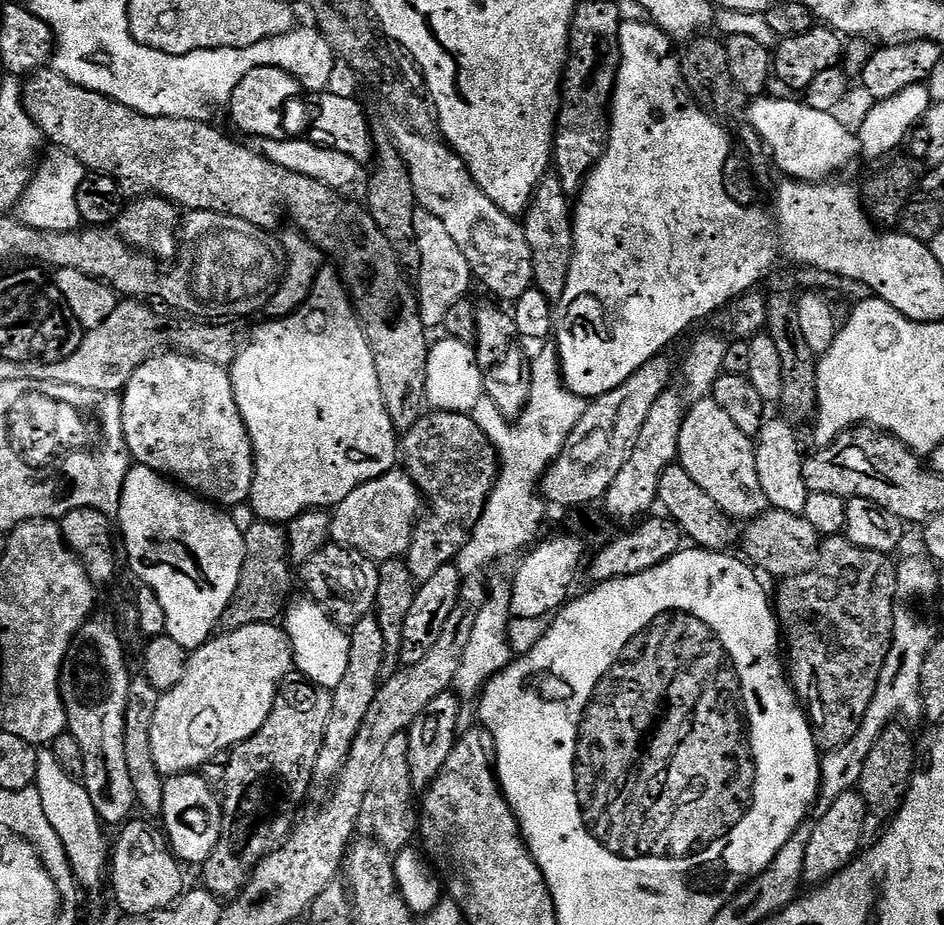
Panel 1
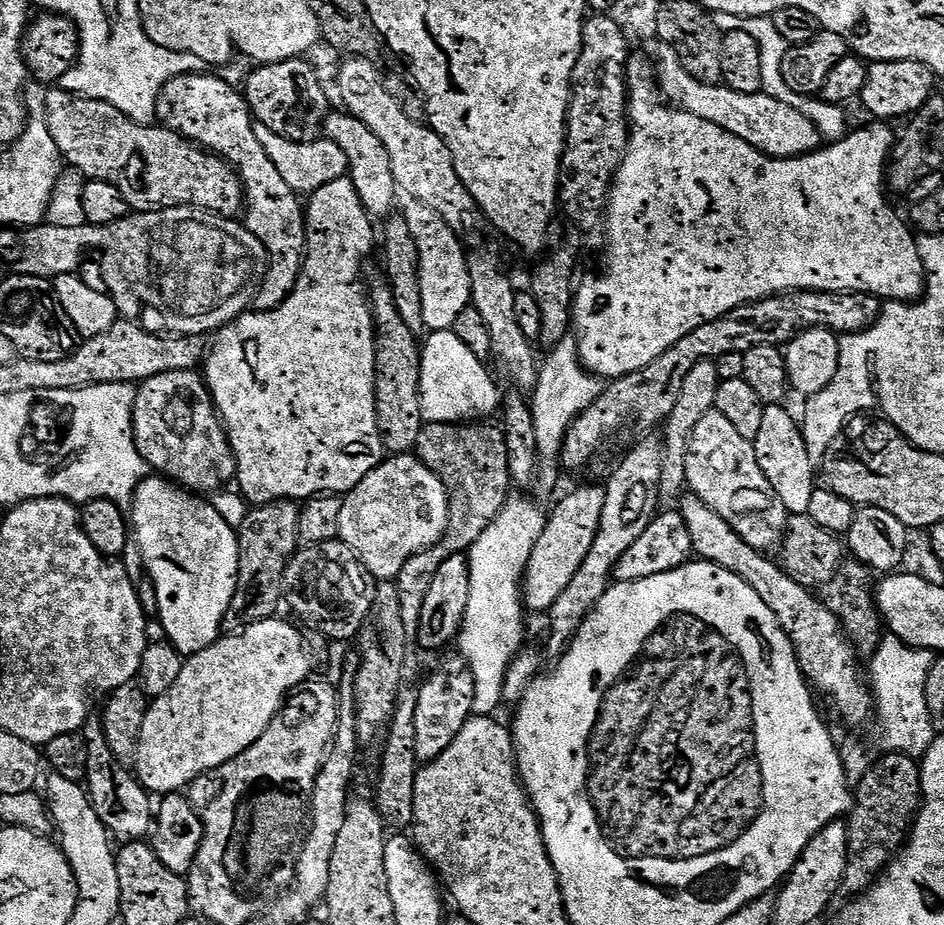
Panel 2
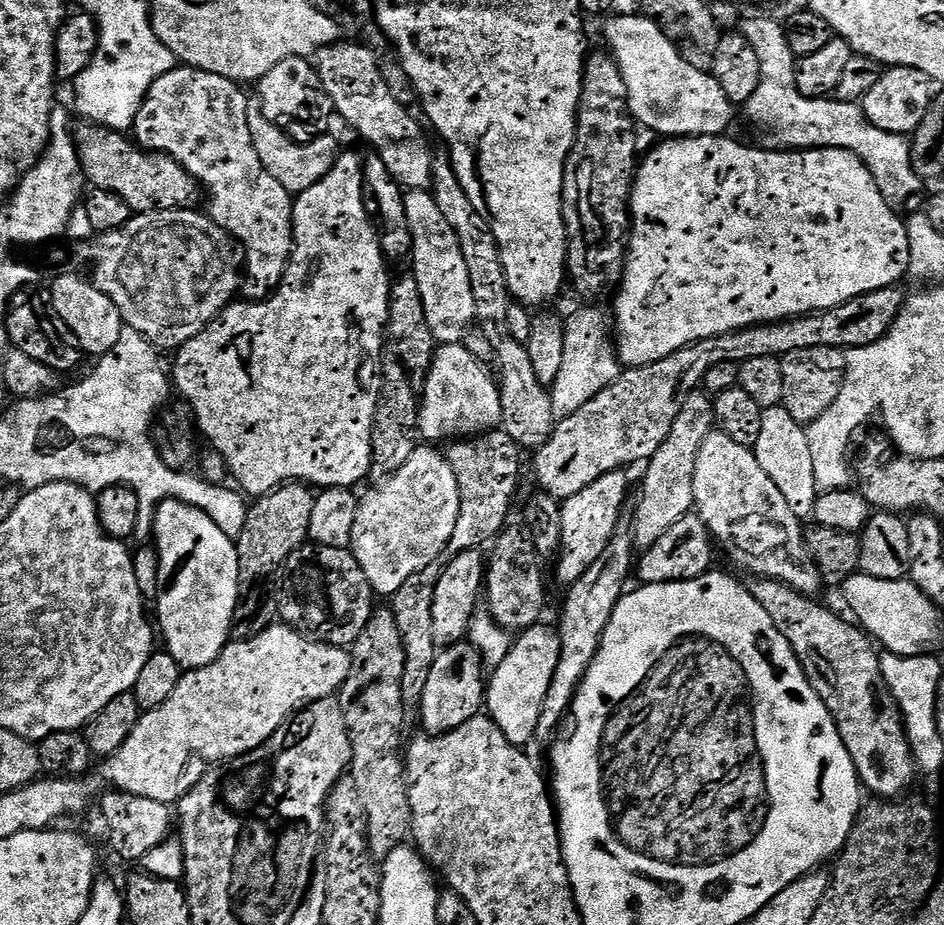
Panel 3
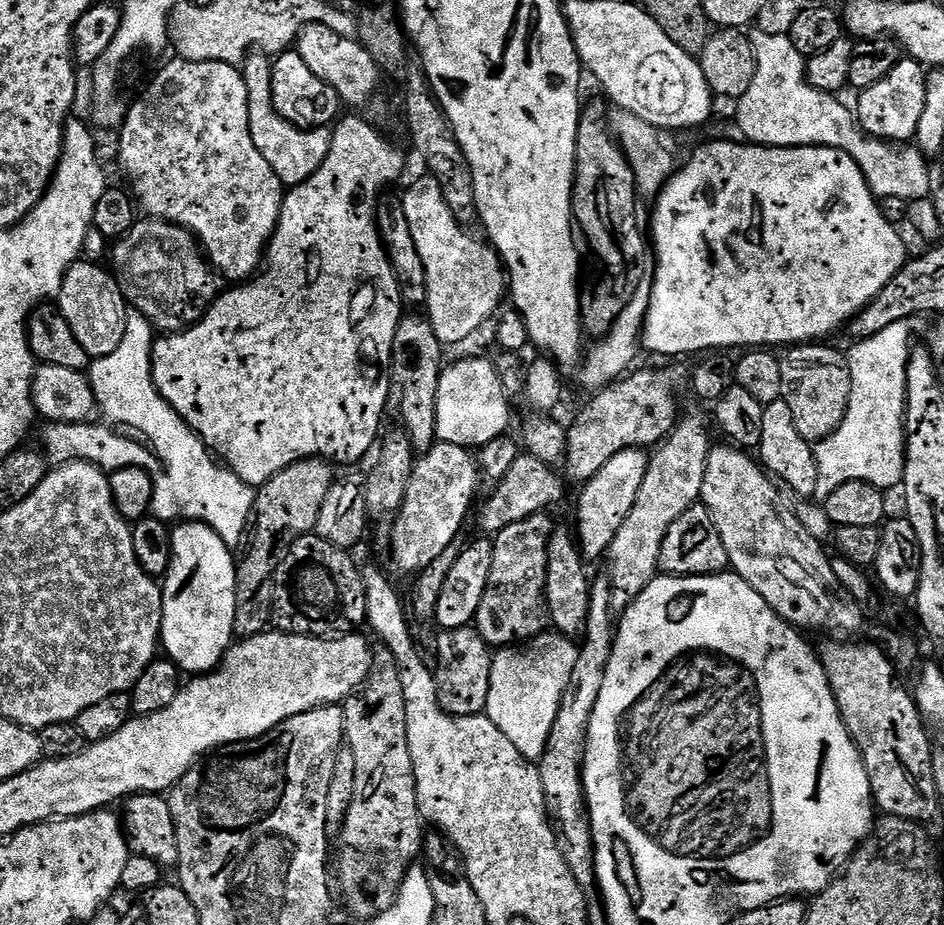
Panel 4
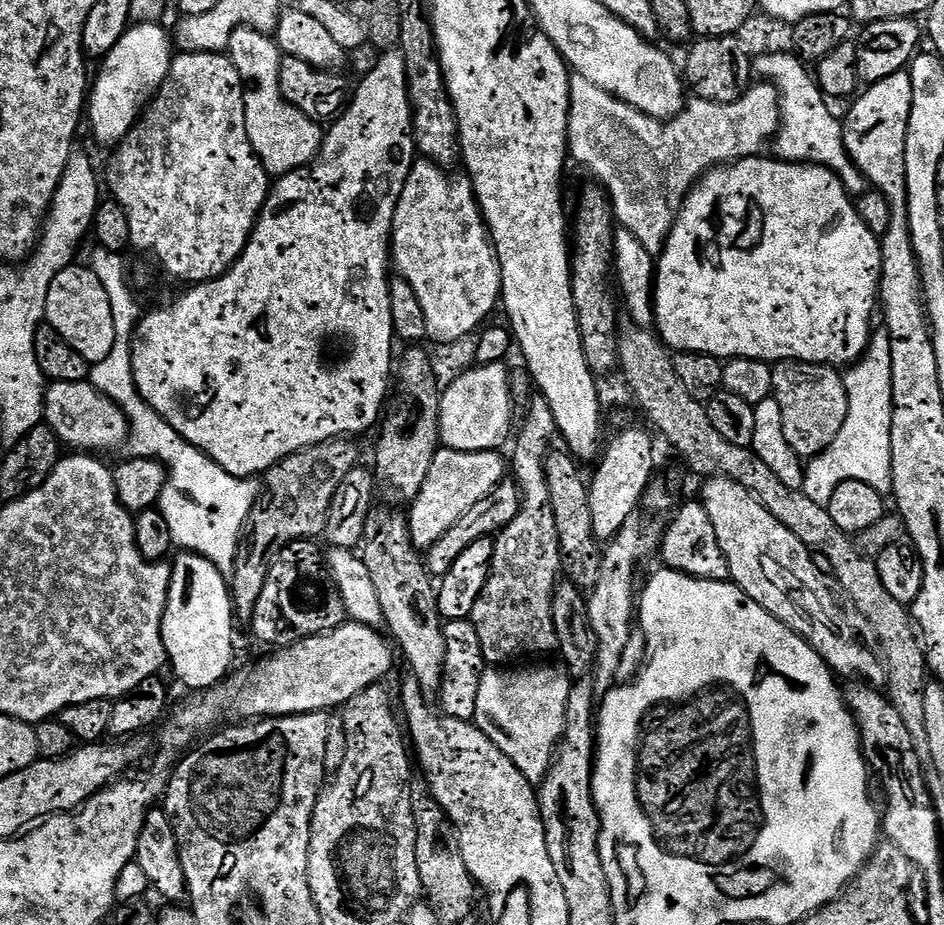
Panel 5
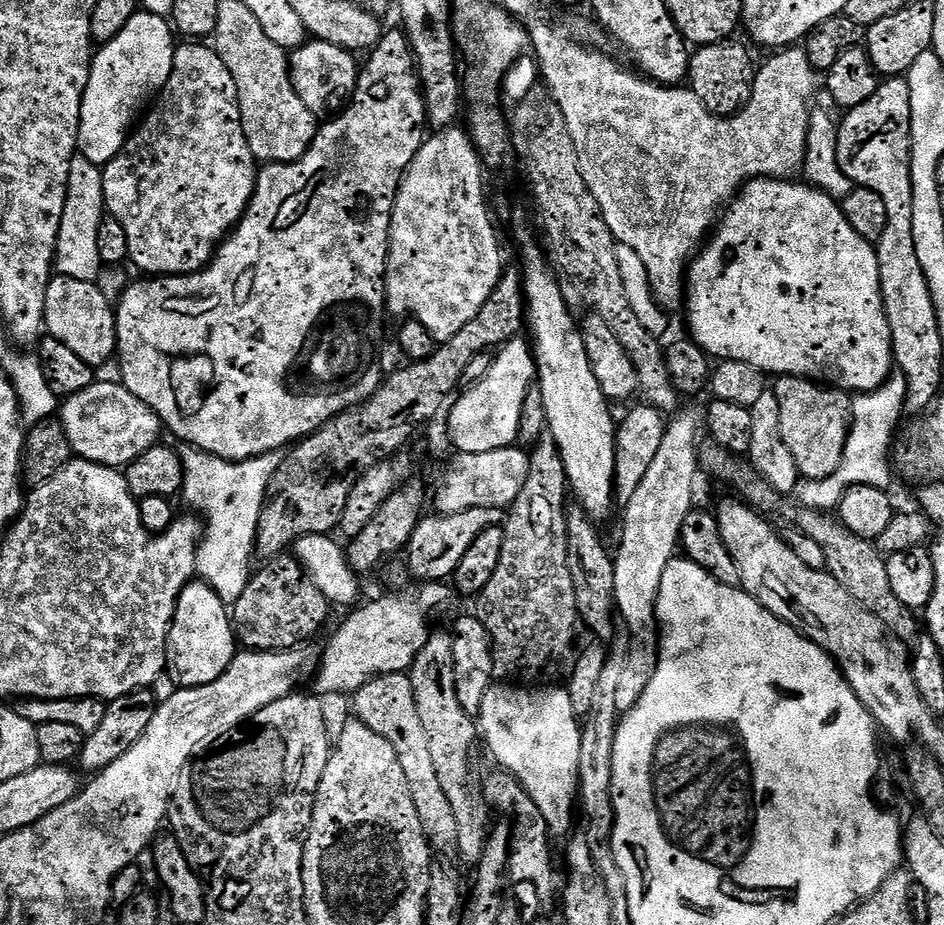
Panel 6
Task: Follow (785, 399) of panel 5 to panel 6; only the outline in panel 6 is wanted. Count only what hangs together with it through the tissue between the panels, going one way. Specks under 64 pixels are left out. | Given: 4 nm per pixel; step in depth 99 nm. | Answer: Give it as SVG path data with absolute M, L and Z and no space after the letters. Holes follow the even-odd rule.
M782 376L775 381L782 442L805 480L824 480L838 470L846 446L852 405L849 393L802 376Z

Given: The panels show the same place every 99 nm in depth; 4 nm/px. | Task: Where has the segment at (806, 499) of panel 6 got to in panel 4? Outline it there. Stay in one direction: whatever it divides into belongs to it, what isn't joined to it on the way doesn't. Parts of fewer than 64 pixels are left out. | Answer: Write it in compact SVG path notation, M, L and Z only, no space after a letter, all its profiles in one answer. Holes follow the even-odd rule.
M909 320L896 322L892 326L888 326L882 330L881 334L876 334L870 339L859 340L853 343L852 348L847 349L845 360L848 364L848 373L850 374L850 398L847 400L846 414L843 416L842 422L836 427L831 435L824 440L820 440L813 452L815 454L815 464L818 470L818 478L815 480L814 498L817 503L822 504L826 498L838 489L841 485L845 485L850 481L866 481L881 490L889 490L888 488L901 485L904 478L905 470L905 442L907 437L904 434L904 412L905 412L905 382L906 382L906 366L908 365L908 354L911 351L910 334L912 332L913 323Z

